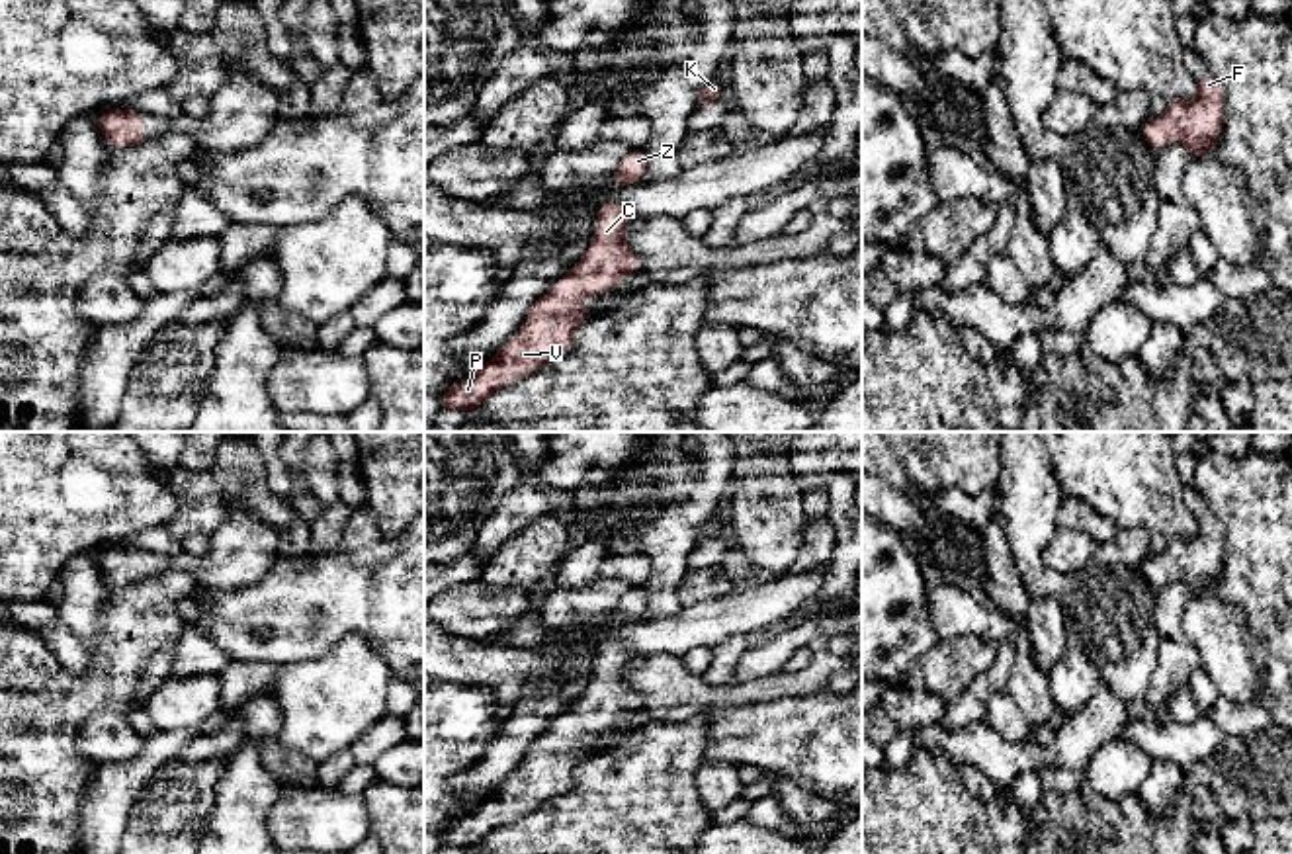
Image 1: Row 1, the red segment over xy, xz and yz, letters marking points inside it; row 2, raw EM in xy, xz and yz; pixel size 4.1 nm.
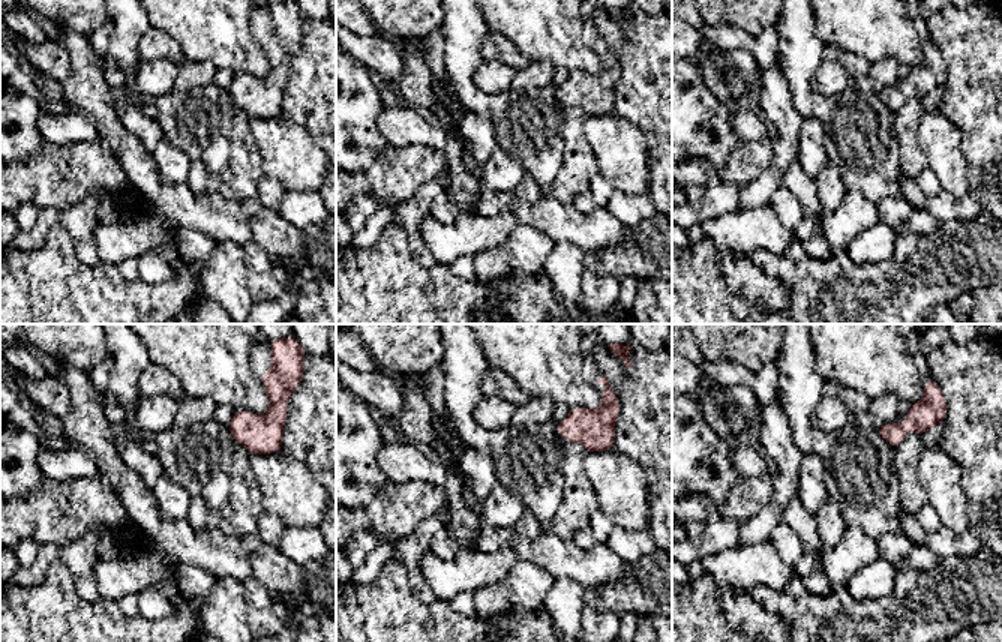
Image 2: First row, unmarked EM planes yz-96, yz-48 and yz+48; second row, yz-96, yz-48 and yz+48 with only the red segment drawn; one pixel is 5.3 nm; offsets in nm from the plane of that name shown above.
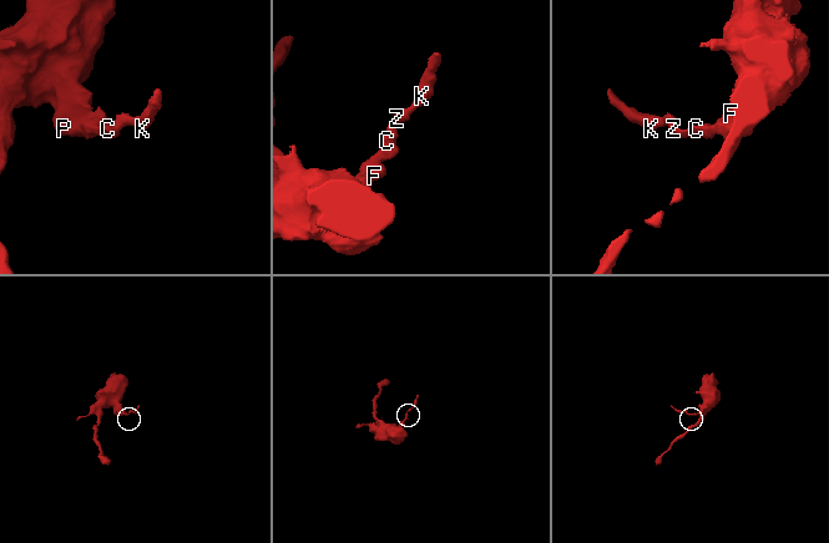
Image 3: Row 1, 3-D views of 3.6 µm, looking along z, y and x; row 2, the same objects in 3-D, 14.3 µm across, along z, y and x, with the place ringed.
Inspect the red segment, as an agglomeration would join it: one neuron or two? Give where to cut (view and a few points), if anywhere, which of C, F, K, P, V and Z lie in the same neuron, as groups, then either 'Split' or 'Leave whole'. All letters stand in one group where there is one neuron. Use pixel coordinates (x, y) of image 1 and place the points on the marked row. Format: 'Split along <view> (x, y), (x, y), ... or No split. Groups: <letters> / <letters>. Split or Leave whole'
No split. Groups: C F K P V Z. Leave whole

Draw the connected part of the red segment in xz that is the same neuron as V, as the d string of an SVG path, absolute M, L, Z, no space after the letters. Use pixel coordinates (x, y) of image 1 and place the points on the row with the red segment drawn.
M606 201L598 209L586 256L532 303L522 330L477 373L440 393L442 408L471 412L500 387L538 371L551 358L565 356L573 348L577 328L590 317L577 299L608 293L622 276L641 272L641 258L624 244L624 227L633 219L618 201Z

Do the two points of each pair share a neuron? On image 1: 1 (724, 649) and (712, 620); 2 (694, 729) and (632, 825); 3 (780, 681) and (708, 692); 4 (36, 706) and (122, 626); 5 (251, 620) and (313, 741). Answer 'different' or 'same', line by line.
1: different
2: same
3: same
4: same
5: different

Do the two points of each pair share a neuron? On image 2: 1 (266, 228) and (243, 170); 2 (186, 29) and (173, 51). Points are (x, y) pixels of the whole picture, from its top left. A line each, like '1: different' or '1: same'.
1: different
2: different

